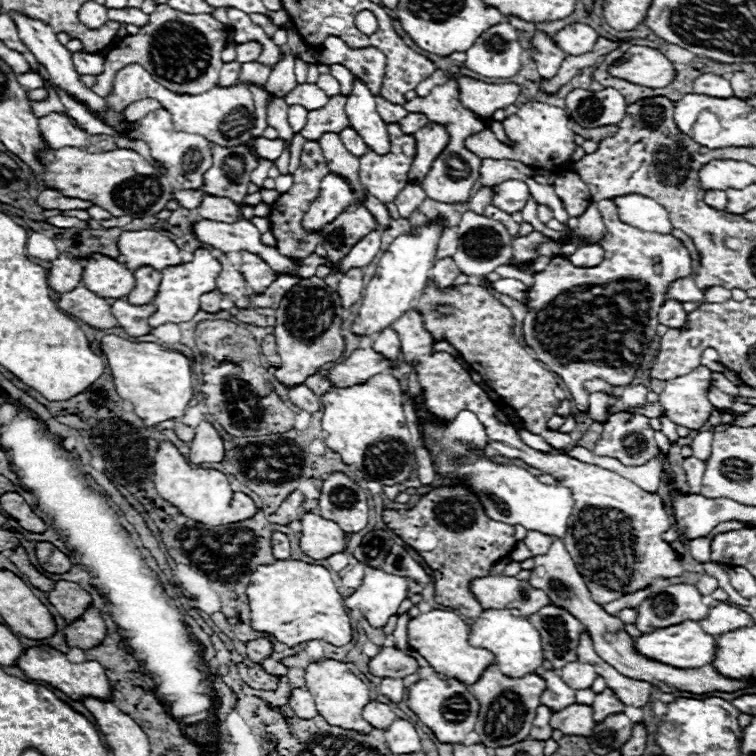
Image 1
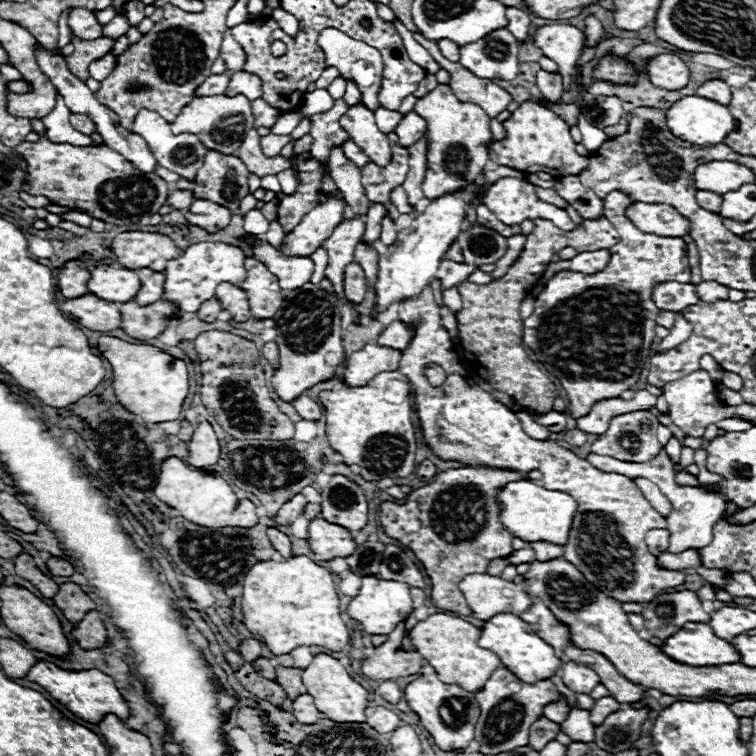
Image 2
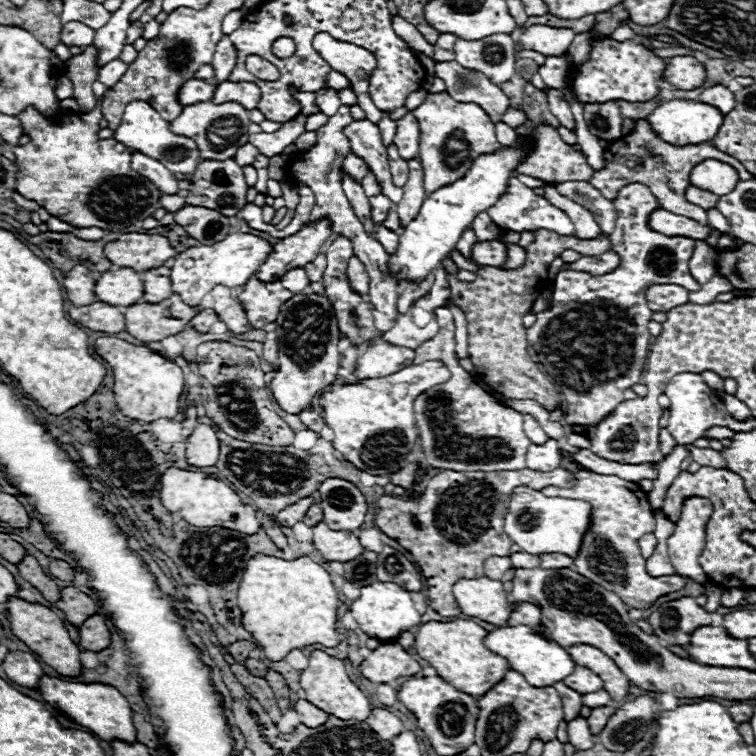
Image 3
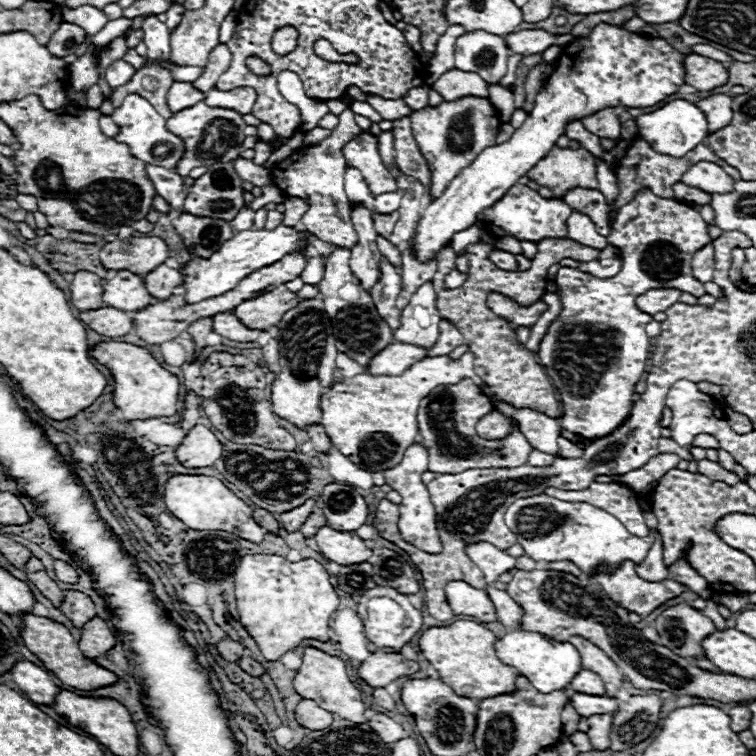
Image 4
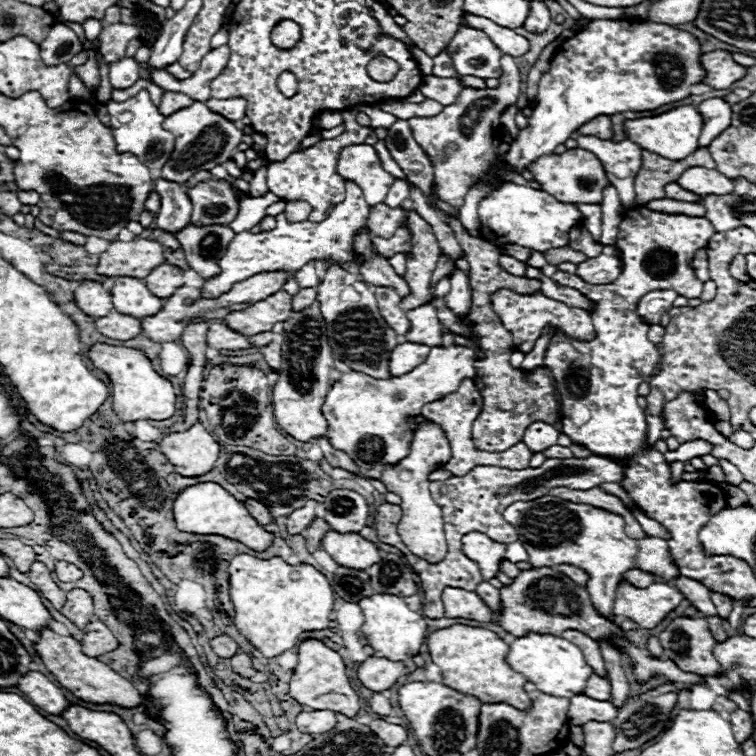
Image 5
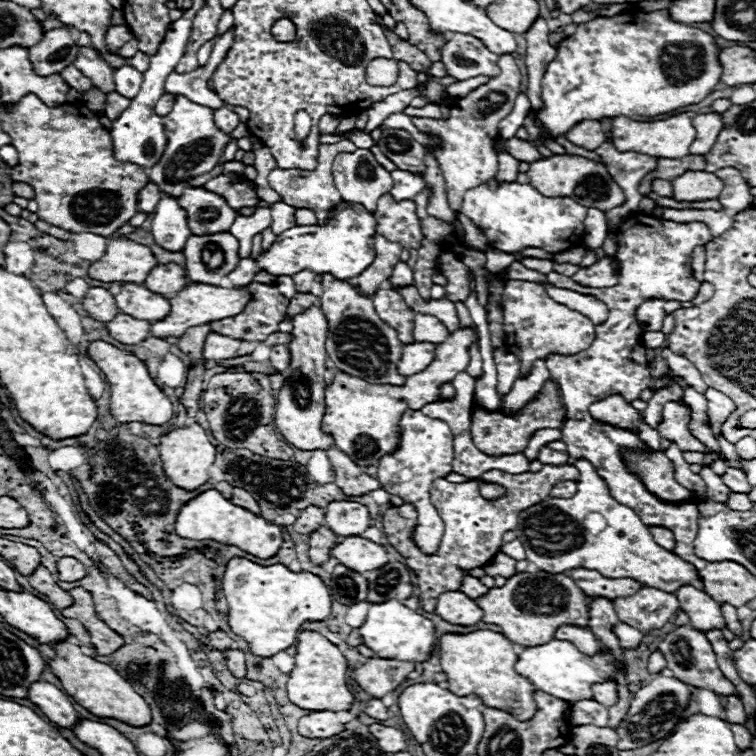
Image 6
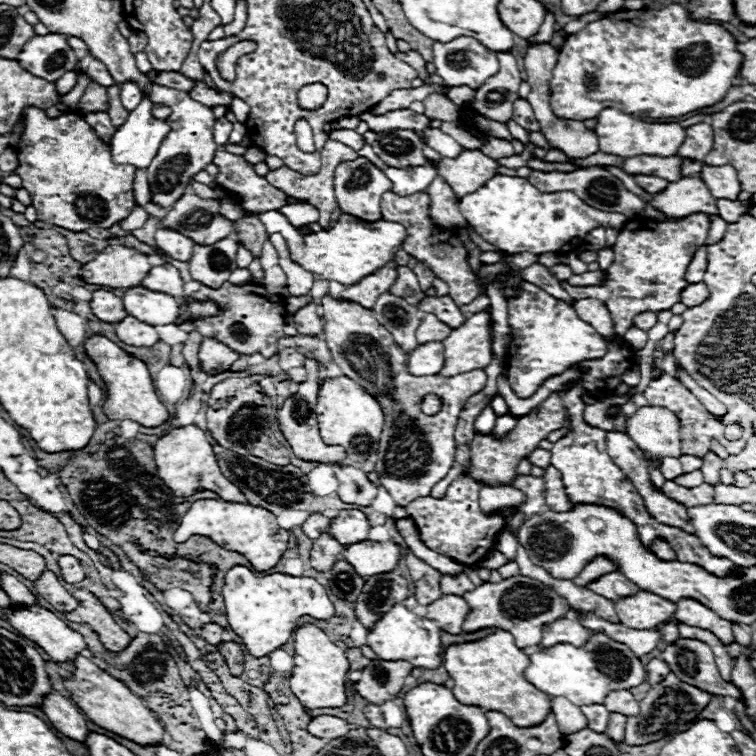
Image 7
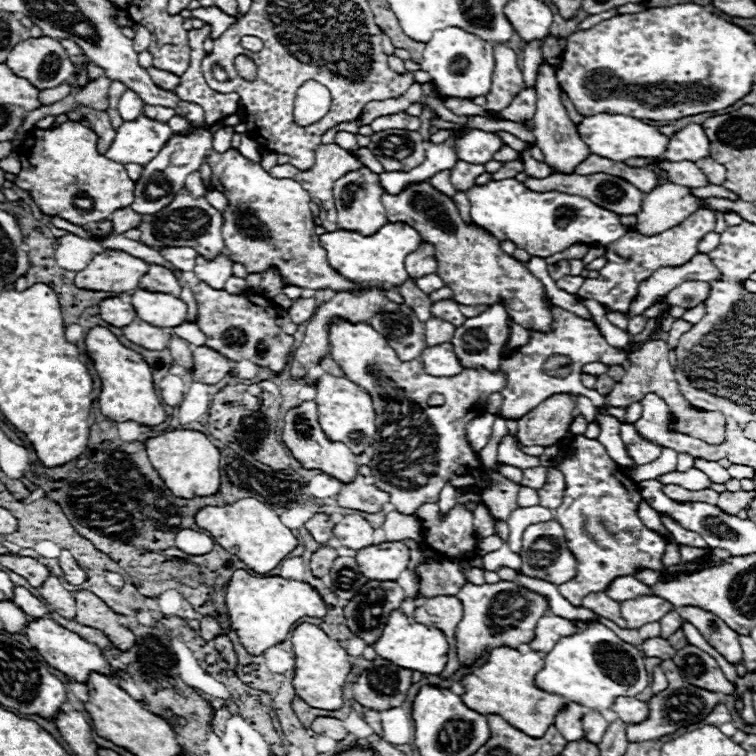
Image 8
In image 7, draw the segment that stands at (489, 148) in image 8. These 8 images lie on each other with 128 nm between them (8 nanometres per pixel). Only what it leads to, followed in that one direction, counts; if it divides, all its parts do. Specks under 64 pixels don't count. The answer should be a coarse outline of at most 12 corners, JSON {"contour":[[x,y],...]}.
{"contour":[[440,128],[416,132],[444,158],[458,156],[460,146]]}

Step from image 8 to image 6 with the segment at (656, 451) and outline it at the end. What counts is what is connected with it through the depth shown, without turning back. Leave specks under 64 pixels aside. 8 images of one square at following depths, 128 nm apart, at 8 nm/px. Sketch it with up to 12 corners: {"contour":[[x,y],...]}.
{"contour":[[678,402],[662,408],[658,432],[680,450],[710,452],[688,430],[690,412]]}

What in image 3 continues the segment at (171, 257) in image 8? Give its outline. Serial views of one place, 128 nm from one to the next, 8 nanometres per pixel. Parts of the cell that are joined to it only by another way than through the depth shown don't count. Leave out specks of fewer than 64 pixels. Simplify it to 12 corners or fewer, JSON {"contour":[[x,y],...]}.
{"contour":[[132,152],[132,168],[164,194],[178,192],[178,180],[158,160]]}

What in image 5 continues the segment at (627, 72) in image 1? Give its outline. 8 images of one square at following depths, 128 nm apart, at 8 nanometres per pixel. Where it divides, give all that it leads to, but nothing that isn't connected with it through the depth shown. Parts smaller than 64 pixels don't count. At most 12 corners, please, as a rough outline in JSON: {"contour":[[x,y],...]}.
{"contour":[[724,50],[702,54],[702,84],[730,88],[746,74]]}

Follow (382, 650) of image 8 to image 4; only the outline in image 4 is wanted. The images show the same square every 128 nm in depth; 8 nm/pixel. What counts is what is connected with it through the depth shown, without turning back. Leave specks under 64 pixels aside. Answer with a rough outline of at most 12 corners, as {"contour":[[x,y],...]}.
{"contour":[[374,586],[360,595],[366,638],[384,652],[422,628],[406,594]]}

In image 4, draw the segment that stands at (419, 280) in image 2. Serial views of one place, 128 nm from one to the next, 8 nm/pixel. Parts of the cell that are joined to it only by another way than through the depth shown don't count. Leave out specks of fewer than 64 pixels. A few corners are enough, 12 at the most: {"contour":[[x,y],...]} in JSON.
{"contour":[[598,24],[508,142],[422,210],[420,262],[470,228],[568,120],[654,106],[684,84],[666,40]]}

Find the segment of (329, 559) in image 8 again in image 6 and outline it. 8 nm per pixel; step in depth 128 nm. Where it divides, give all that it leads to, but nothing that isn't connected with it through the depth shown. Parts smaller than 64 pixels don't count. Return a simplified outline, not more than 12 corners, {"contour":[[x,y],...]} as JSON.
{"contour":[[322,526],[310,534],[310,560],[322,564],[340,536]]}

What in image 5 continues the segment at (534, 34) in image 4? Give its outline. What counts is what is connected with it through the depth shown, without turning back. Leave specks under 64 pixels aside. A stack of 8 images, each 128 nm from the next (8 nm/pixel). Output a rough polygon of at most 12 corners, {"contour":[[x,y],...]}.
{"contour":[[464,16],[470,28],[484,30],[504,54],[522,56],[524,36],[486,18]]}

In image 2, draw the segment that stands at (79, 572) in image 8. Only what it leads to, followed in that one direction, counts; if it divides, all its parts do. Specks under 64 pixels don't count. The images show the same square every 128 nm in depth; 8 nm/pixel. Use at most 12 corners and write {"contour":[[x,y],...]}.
{"contour":[[50,556],[46,566],[54,576],[72,576],[72,564]]}

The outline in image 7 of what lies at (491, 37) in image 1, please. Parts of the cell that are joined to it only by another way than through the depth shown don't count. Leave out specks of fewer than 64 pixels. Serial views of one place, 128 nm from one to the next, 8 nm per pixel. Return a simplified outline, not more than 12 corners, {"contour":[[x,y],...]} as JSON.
{"contour":[[470,36],[434,42],[446,86],[478,88],[498,72],[496,52]]}

